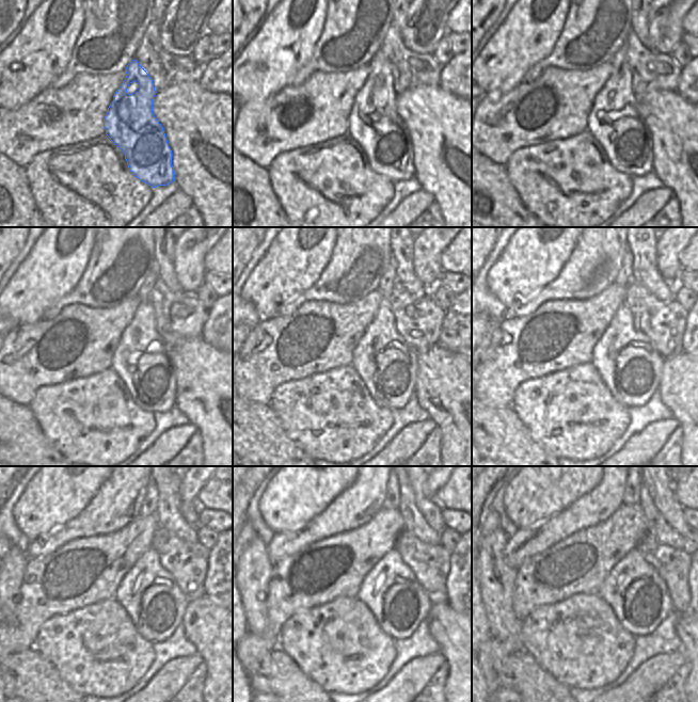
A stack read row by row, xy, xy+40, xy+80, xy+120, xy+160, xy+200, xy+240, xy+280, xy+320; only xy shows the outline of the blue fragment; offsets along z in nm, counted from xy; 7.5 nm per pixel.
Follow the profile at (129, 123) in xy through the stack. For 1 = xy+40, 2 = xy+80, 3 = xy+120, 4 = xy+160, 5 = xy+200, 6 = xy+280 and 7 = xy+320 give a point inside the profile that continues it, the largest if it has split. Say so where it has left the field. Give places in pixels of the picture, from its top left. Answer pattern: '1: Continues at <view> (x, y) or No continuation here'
1: Continues at xy+40 (374, 123)
2: Continues at xy+80 (614, 121)
3: Continues at xy+120 (141, 361)
4: Continues at xy+160 (387, 366)
5: Continues at xy+200 (629, 365)
6: Continues at xy+280 (391, 591)
7: Continues at xy+320 (638, 596).

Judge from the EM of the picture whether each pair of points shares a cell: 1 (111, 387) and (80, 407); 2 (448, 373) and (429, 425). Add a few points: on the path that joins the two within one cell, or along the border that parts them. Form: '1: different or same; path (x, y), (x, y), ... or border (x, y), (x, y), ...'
1: same; path (104, 395), (92, 407), (88, 407)
2: different; border (429, 417), (437, 426)

